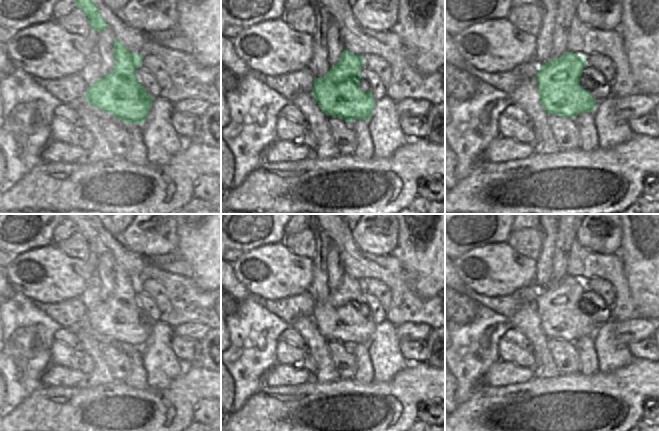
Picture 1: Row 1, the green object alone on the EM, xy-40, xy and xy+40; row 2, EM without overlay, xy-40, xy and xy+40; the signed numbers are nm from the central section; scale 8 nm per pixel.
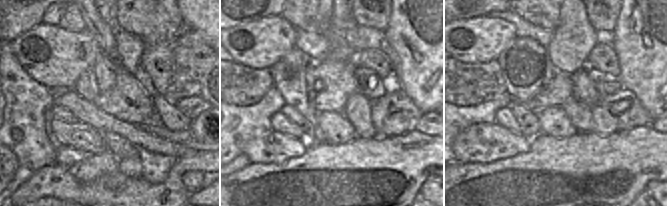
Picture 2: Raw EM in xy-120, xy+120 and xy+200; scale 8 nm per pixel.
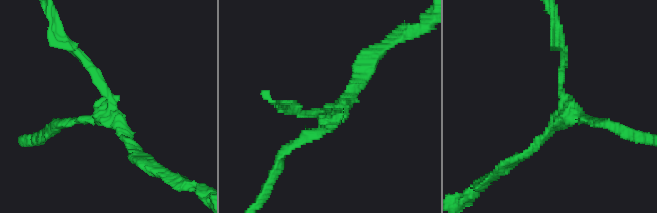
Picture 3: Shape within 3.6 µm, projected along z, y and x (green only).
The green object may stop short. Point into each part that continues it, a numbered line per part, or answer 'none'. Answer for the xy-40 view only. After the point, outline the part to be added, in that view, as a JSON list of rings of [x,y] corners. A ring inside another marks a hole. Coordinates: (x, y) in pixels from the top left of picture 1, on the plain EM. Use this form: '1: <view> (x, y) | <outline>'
none

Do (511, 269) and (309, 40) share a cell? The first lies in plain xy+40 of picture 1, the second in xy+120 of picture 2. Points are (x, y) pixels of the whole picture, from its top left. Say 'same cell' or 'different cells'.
different cells

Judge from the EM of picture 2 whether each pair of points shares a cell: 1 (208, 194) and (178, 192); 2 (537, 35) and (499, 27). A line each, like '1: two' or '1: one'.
1: two
2: two

